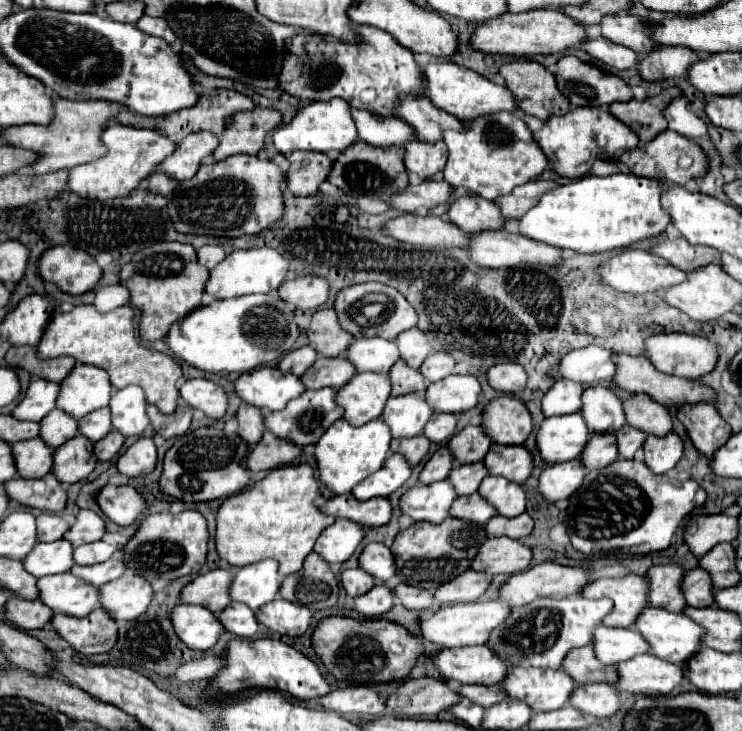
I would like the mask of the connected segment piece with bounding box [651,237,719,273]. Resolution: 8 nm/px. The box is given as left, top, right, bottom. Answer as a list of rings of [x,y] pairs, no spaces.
[[[677,237],[675,241],[667,239],[663,241],[661,245],[653,247],[651,253],[655,255],[661,255],[663,259],[667,259],[669,263],[673,263],[677,269],[681,271],[695,271],[699,267],[705,267],[709,263],[717,263],[717,257],[719,253],[715,249],[709,249],[709,247],[697,247],[697,245],[691,245],[687,239],[683,237]]]

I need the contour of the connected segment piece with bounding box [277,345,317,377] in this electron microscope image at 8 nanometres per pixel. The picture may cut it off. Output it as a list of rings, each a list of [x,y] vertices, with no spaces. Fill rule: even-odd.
[[[311,345],[307,347],[301,347],[301,349],[295,349],[291,351],[289,355],[285,355],[281,361],[279,361],[279,369],[285,371],[285,373],[293,373],[297,377],[301,377],[317,359],[317,353],[313,351]]]

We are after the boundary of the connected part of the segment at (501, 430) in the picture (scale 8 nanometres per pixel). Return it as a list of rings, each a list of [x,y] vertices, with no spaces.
[[[511,395],[491,399],[483,407],[481,417],[485,435],[499,445],[523,445],[533,429],[525,403]]]

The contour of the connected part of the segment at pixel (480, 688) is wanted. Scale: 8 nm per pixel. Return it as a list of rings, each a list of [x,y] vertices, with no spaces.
[[[461,685],[461,687],[455,687],[455,691],[461,697],[465,697],[465,699],[469,699],[469,701],[481,705],[481,707],[491,707],[493,703],[499,703],[499,701],[507,699],[501,685],[491,685],[491,687],[485,687],[485,685]]]

